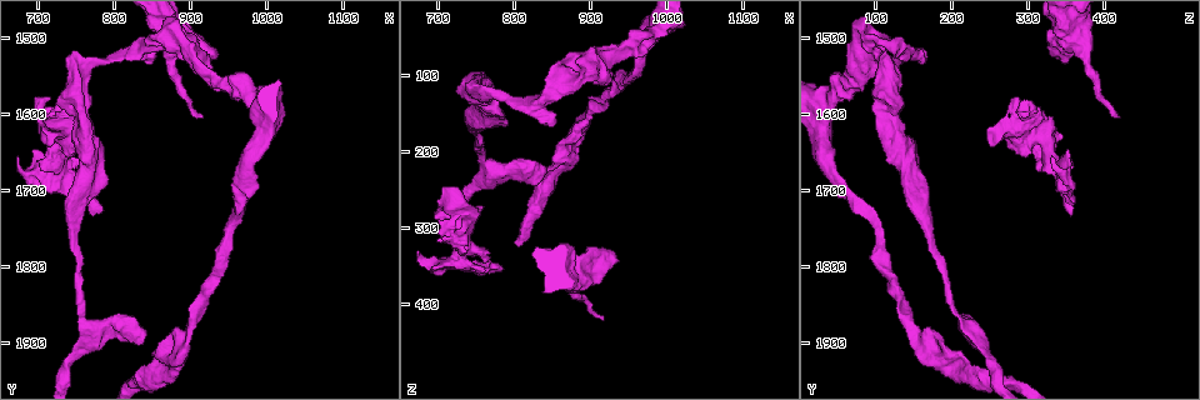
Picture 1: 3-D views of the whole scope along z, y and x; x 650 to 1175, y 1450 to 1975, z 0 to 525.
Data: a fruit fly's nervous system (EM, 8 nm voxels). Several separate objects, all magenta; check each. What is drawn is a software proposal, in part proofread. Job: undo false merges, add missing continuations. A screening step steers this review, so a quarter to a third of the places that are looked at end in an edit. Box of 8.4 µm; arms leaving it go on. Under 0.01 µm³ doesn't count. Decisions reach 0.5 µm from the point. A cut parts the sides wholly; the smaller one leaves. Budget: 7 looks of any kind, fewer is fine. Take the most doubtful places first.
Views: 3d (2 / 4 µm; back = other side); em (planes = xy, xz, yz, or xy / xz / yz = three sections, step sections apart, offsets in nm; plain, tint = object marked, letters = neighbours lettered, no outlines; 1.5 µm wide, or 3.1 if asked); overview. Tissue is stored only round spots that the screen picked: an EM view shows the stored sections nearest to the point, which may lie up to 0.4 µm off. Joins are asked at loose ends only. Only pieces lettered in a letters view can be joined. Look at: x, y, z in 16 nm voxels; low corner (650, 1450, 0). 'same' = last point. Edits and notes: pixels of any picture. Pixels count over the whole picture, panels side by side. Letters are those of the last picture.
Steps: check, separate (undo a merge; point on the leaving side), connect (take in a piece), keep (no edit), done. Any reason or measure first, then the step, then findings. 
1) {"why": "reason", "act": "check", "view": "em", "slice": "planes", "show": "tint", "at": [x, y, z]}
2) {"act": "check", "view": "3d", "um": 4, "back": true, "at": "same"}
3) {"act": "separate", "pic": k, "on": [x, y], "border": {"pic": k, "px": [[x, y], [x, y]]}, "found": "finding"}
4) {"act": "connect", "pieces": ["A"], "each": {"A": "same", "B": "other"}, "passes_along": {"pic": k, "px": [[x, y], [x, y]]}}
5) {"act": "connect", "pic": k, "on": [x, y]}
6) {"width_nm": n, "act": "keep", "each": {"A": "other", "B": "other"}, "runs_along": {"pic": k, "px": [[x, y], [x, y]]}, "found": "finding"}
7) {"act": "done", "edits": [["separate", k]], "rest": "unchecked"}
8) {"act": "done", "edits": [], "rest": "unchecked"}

{"why": "thin end", "act": "check", "view": "3d", "um": 2, "at": [920, 1605, 420]}

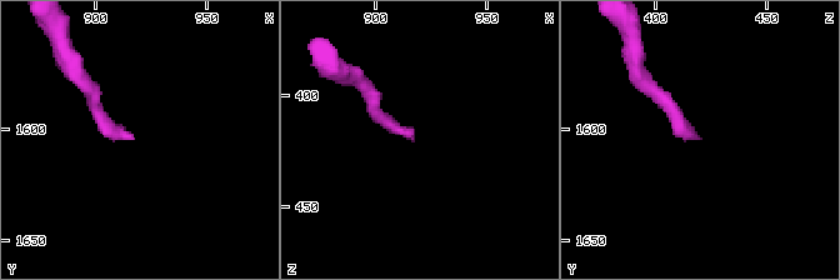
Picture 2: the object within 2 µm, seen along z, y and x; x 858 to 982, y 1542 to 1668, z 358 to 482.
{"act": "check", "view": "em", "slice": "planes", "show": "letters", "at": [916, 1604, 420]}

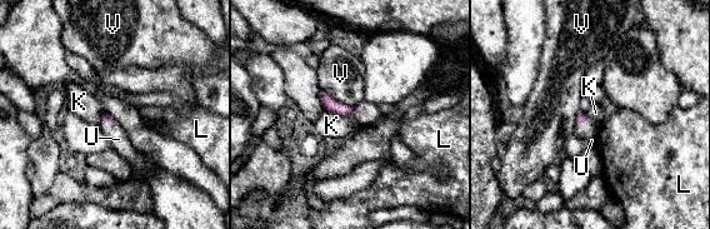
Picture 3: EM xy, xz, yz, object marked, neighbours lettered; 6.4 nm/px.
{"longest_contact_nm": ["V", 240], "act": "connect", "pieces": ["U"], "each": {"K": "other", "L": "other", "U": "same", "V": "other"}, "found": "the neuron continues"}

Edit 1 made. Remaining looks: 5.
{"why": "redraw", "act": "check", "view": "overview"}

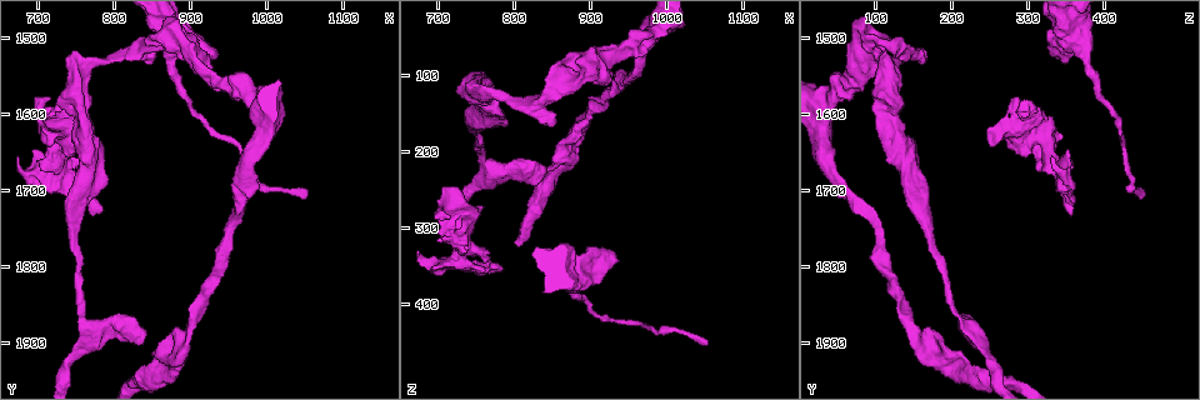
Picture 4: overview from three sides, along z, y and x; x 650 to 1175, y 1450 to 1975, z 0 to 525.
{"why": "branch stops here", "act": "check", "view": "em", "slice": "planes", "show": "letters", "at": [700, 1665, 315]}

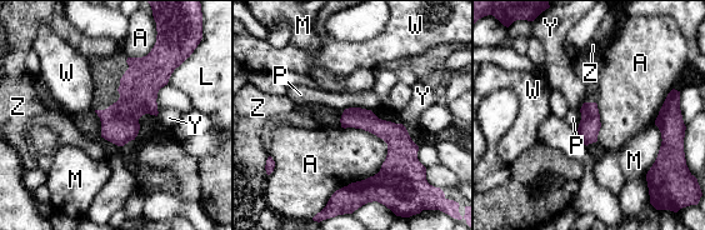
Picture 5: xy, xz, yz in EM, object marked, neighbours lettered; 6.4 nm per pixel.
{"act": "keep", "each": {"A": "other", "L": "other", "M": "other", "P": "other", "W": "other", "Y": "other", "Z": "other"}, "border": {"pic": 5, "px": [[381, 138], [381, 168], [324, 206]]}, "found": "no lettered piece goes on from it"}

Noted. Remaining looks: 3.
{"why": "branch stops here", "act": "check", "view": "em", "slice": "xz", "step": 4, "show": "letters", "at": [850, 1535, 165]}

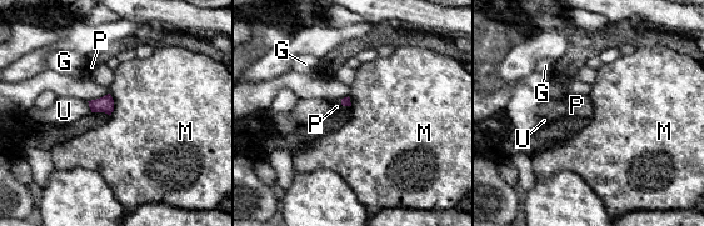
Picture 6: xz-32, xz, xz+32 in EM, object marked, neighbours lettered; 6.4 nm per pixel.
{"why": "another direction", "act": "check", "view": "em", "slice": "xy", "step": 8, "show": "letters", "at": "same"}

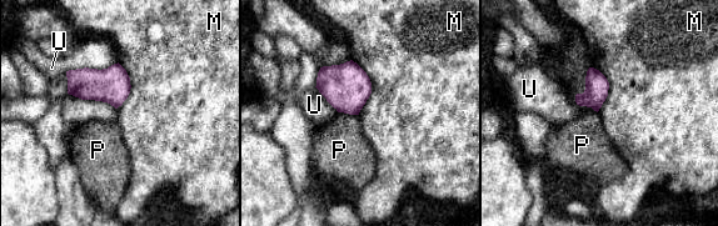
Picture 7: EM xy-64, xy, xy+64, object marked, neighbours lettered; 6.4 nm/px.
{"act": "keep", "each": {"M": "other", "P": "other", "U": "other"}, "found": "no lettered piece goes on from it"}

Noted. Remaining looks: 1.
{"act": "done", "edits": [["connect", 3]], "rest": "unchecked"}

